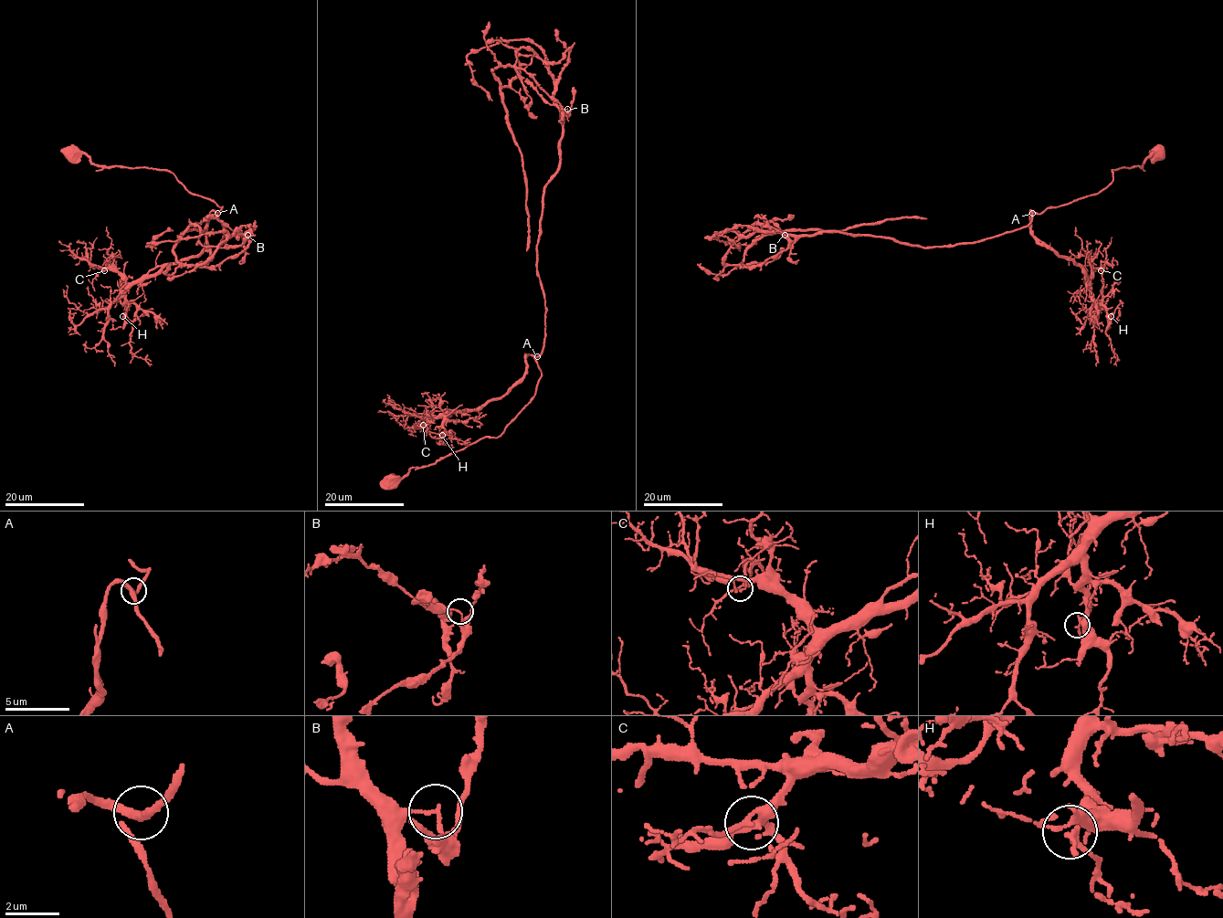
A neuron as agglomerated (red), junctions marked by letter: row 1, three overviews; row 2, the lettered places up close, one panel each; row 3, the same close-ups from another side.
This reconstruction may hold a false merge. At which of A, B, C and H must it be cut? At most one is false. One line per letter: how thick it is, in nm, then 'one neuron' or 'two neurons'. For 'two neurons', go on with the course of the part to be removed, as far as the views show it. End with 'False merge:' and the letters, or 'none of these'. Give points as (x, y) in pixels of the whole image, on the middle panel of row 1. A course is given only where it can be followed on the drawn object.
A: 240 nm | one neuron
B: 110 nm | two neurons | (566, 109), (567, 113), (520, 68), (494, 69), (507, 126), (522, 158), (527, 250)
C: 190 nm | one neuron
H: 150 nm | one neuron
False merge: B

